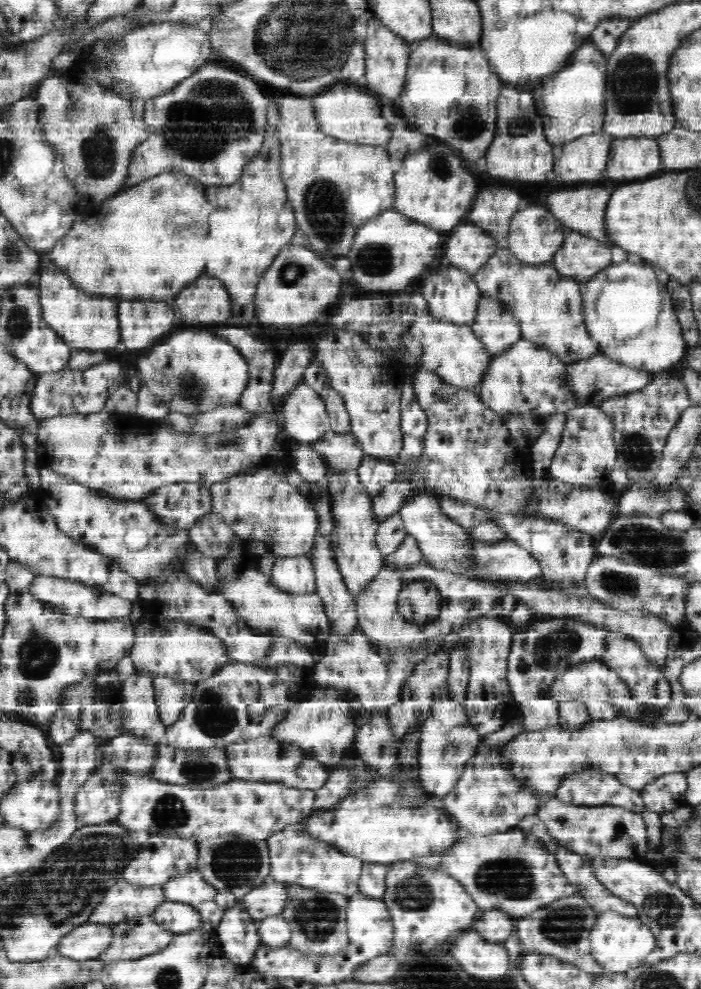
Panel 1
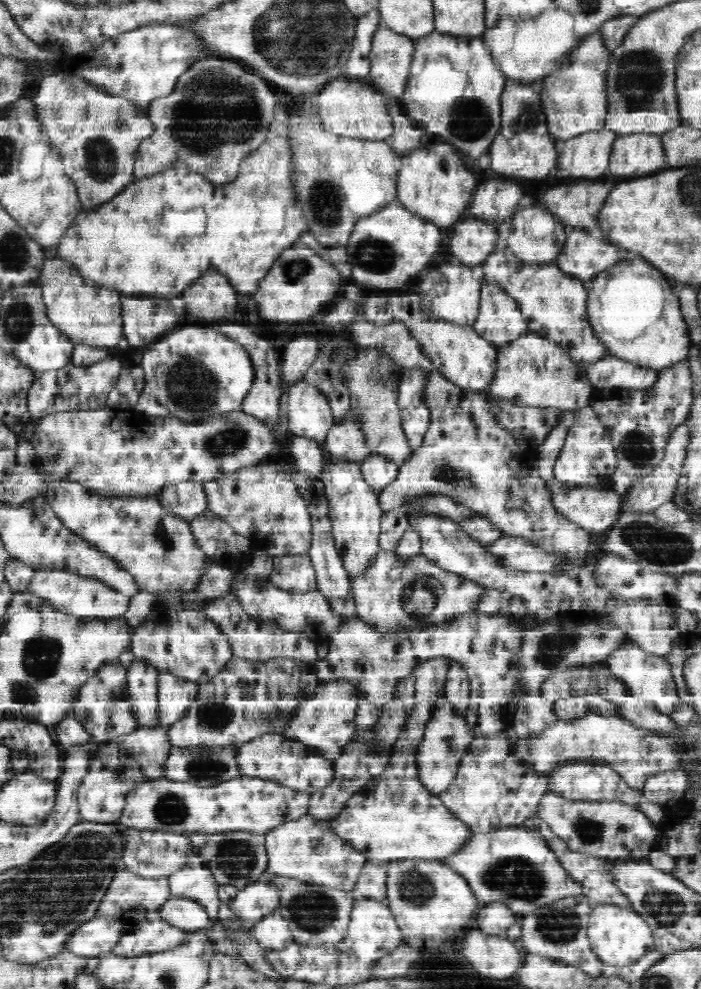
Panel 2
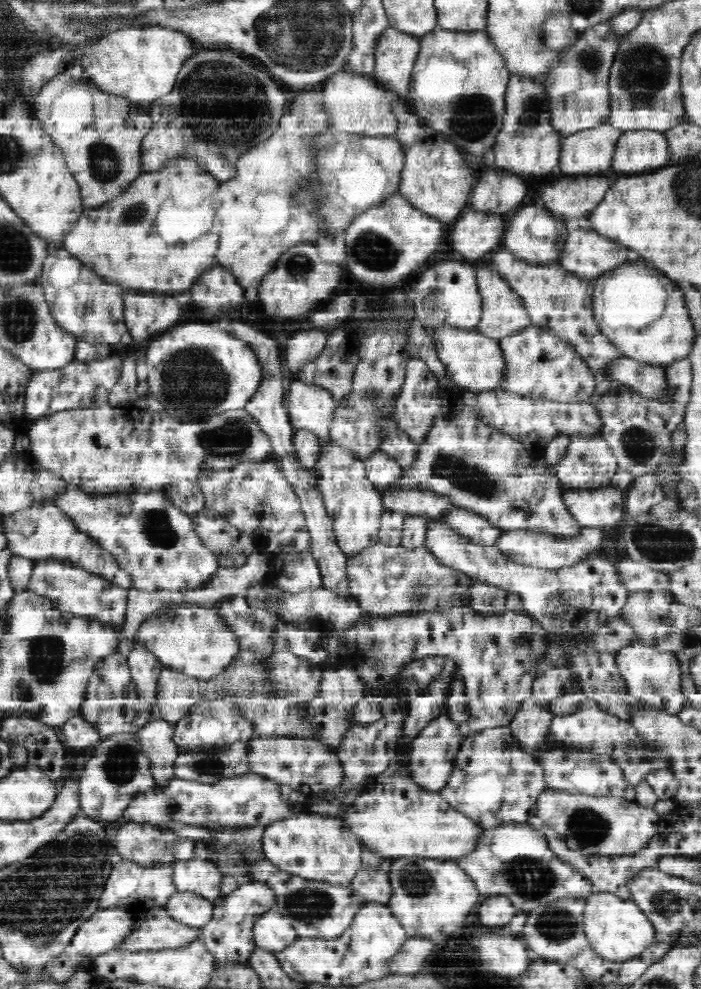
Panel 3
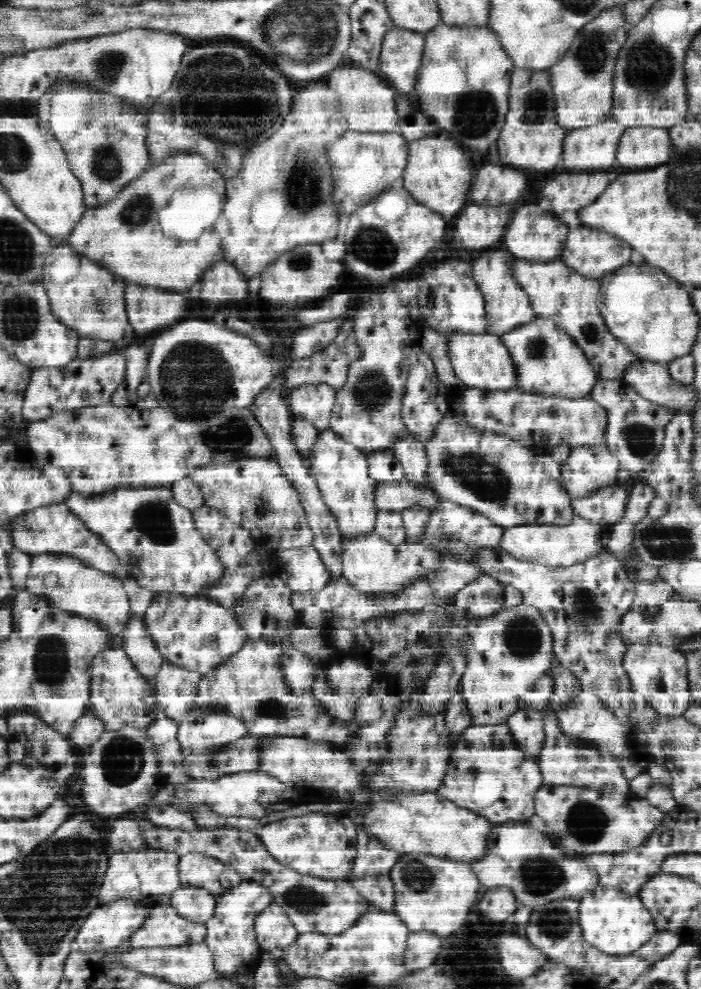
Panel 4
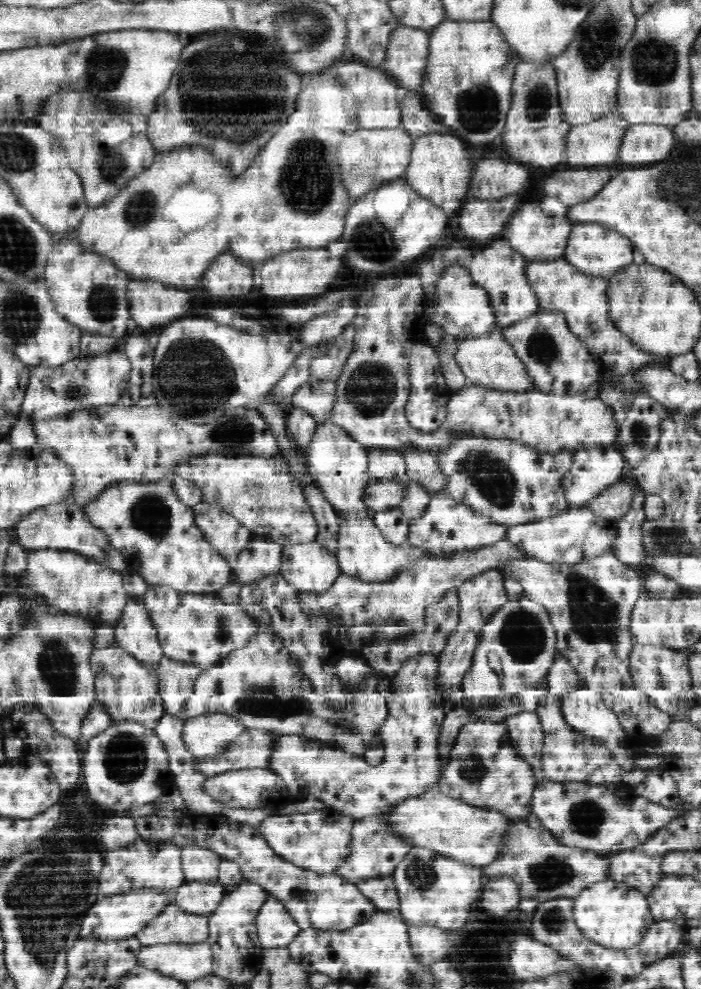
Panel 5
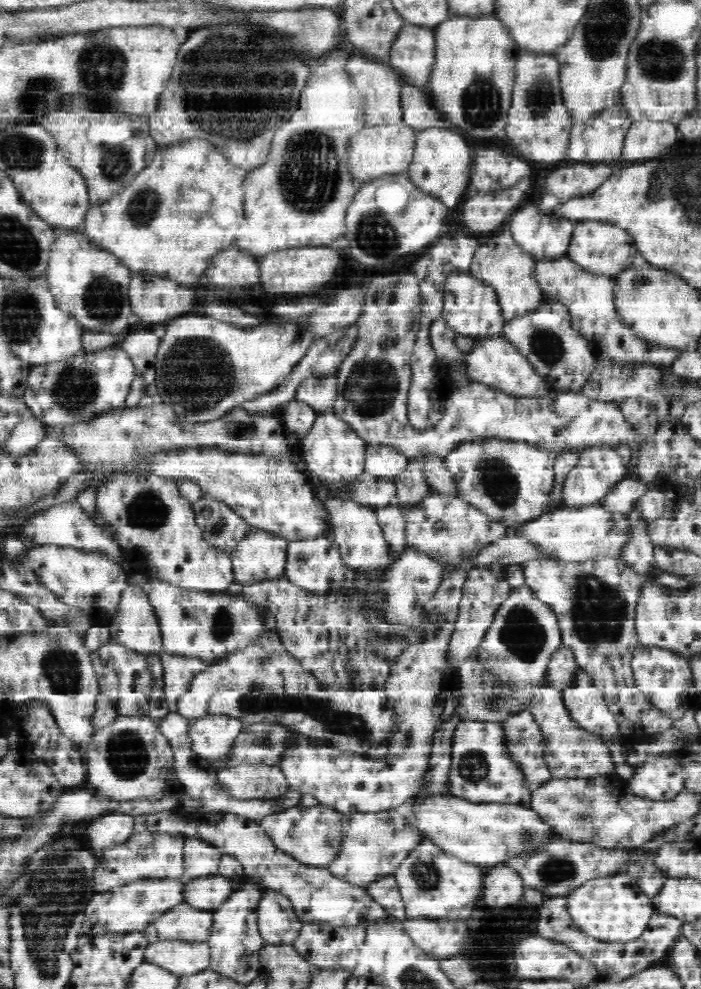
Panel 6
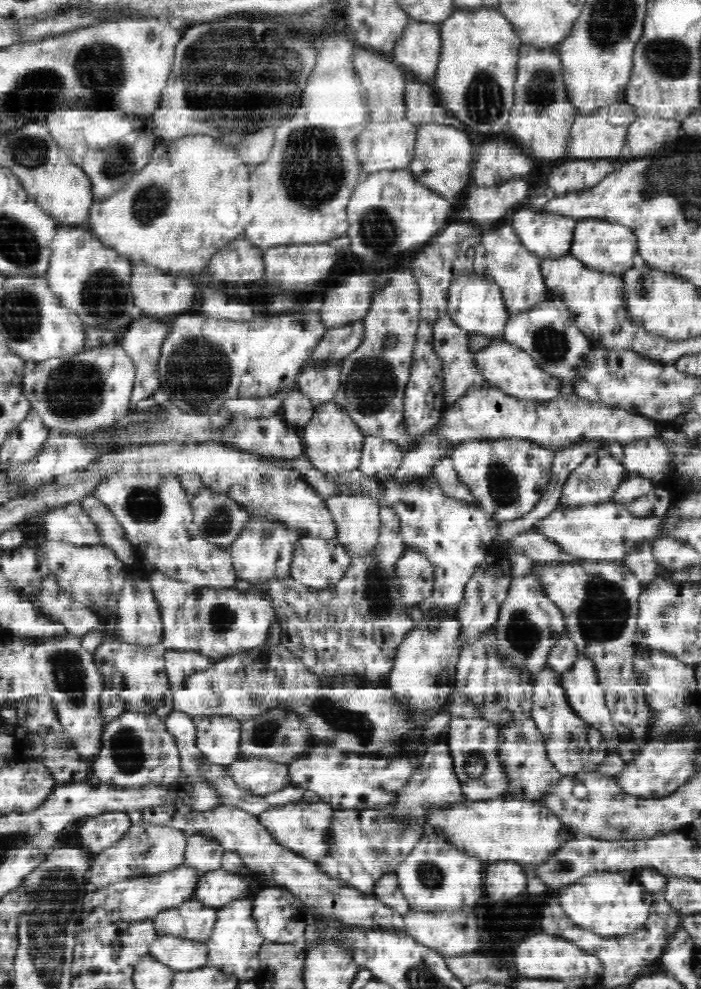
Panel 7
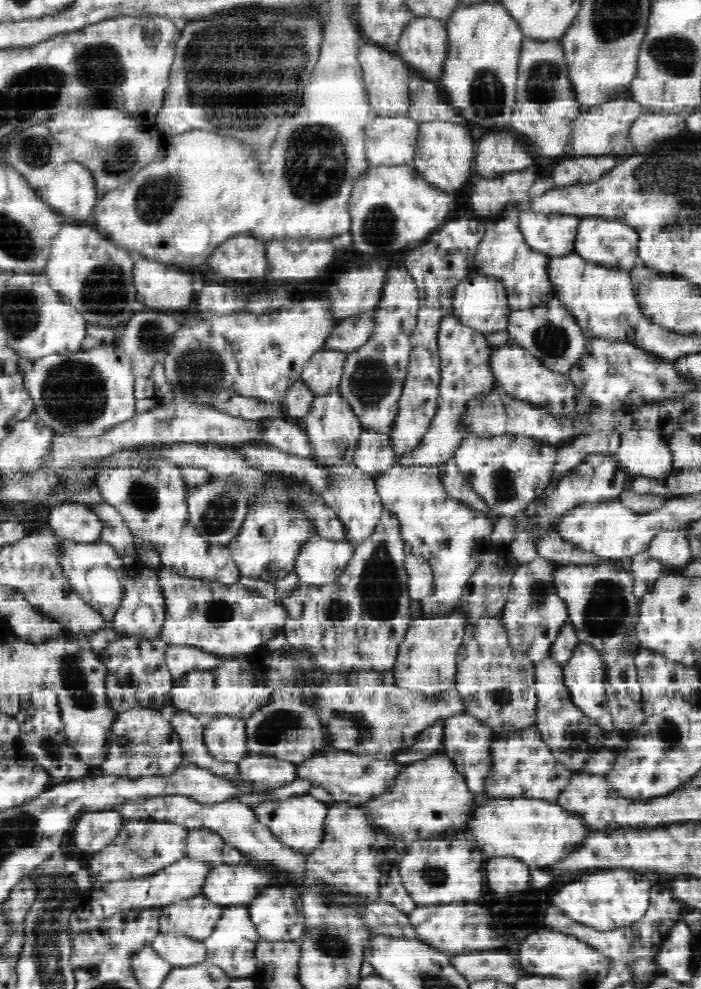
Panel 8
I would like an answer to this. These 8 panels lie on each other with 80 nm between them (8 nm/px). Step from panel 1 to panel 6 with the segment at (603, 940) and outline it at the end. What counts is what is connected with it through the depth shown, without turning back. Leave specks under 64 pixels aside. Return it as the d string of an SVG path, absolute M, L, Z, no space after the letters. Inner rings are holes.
M628 874L592 878L573 887L564 898L566 910L578 928L600 940L629 940L646 930L655 911L654 898L648 896Z

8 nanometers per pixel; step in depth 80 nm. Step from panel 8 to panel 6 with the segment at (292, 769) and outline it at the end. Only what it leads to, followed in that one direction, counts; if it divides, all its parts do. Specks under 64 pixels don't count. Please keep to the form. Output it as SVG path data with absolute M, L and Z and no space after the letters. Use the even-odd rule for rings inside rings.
M243 763L220 769L219 782L238 799L270 799L285 794L290 787L279 765Z

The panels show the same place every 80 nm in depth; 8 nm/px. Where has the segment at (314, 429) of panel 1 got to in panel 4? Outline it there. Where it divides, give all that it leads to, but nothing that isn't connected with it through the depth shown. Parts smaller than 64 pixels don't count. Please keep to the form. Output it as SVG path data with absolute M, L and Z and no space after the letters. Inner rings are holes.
M328 383L306 384L286 396L292 414L312 421L319 430L329 426L337 398L336 386Z

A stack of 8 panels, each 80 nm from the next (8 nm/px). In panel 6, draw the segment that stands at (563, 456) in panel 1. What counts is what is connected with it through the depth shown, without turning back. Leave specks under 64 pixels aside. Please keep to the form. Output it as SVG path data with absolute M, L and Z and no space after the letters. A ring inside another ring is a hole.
M604 444L585 447L576 468L565 478L562 506L581 507L600 503L623 478L626 478L627 472L627 466L624 466L620 455L614 452L613 447Z

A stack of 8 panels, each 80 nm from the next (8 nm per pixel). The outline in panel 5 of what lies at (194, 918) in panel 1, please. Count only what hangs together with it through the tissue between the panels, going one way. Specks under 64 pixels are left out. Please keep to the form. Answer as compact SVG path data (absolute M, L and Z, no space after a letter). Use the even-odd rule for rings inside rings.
M218 880L184 882L177 887L175 903L194 914L209 914L218 908L228 891L229 888Z

